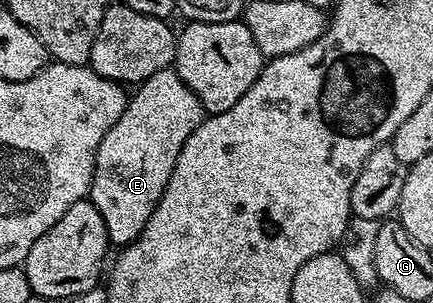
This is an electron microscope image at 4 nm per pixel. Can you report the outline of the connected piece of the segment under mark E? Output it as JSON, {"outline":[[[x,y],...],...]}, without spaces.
{"outline":[[[174,68],[161,72],[153,72],[146,80],[138,83],[136,94],[132,93],[127,100],[125,112],[121,112],[121,120],[105,132],[105,140],[97,148],[95,167],[91,177],[89,201],[101,212],[101,220],[105,220],[107,240],[112,247],[128,246],[145,228],[149,216],[153,216],[153,208],[161,200],[165,188],[169,184],[169,176],[173,172],[173,164],[177,164],[177,156],[181,156],[181,148],[185,148],[185,140],[193,136],[193,132],[205,117],[201,100],[193,96],[189,84],[181,80]]]}

